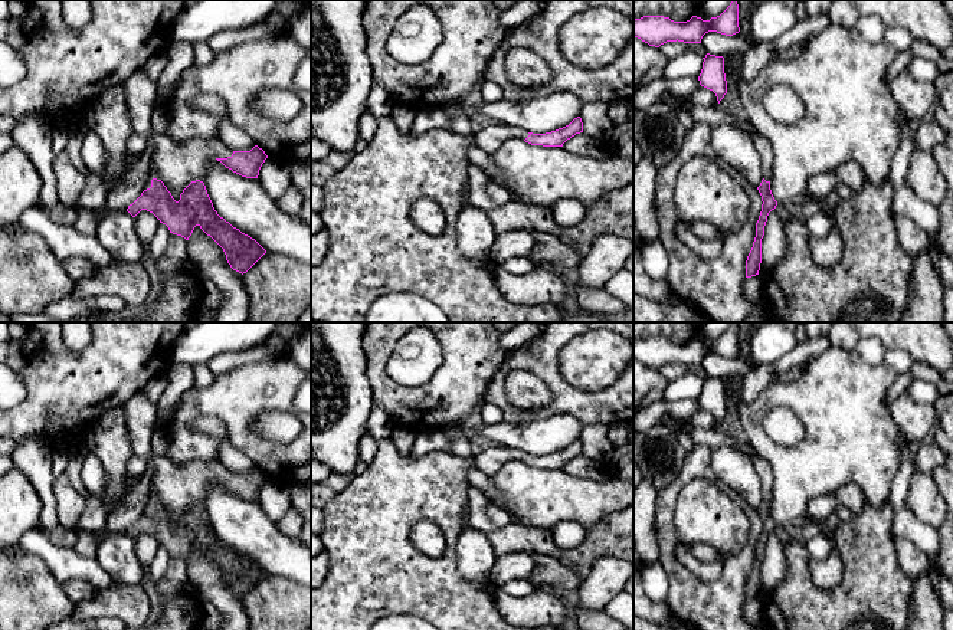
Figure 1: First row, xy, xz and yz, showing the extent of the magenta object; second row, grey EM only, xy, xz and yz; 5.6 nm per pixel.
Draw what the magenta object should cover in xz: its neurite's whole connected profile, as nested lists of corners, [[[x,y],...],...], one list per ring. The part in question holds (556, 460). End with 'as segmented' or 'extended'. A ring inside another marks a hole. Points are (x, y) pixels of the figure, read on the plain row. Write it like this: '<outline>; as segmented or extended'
[[[577,439],[569,447],[546,456],[533,456],[514,447],[498,446],[489,447],[472,459],[475,466],[491,478],[511,460],[524,462],[531,467],[563,469],[567,462],[580,455],[583,455],[583,444],[582,440]]]; extended

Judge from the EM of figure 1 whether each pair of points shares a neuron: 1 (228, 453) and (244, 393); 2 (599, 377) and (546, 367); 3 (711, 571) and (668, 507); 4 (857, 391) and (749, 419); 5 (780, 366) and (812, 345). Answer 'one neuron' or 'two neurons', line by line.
1: two neurons
2: two neurons
3: two neurons
4: one neuron
5: one neuron

